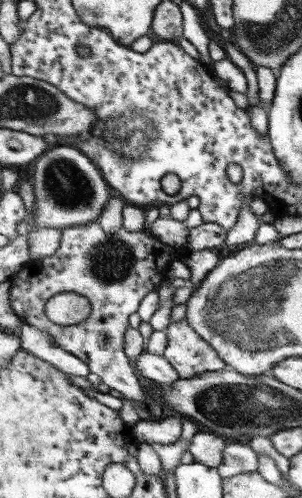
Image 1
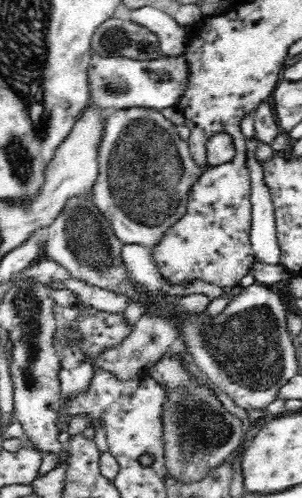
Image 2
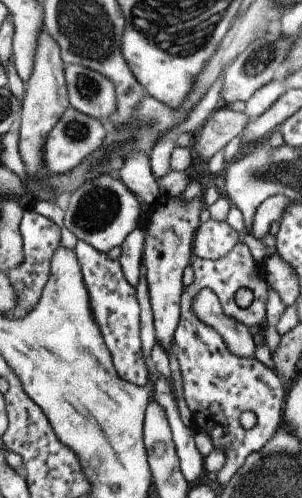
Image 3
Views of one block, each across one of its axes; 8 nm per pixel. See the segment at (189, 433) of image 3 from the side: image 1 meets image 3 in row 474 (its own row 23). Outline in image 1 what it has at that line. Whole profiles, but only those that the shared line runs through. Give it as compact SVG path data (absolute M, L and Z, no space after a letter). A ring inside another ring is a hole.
M181 2L181 4L179 4L179 12L181 12L181 26L183 26L181 38L189 40L189 42L197 48L197 52L199 52L199 58L197 58L197 60L213 70L213 64L215 64L215 62L211 62L209 56L207 56L207 44L209 44L211 40L207 38L205 30L203 30L201 24L199 24L199 12L197 12L197 10L193 8L193 4L189 4L189 2Z

